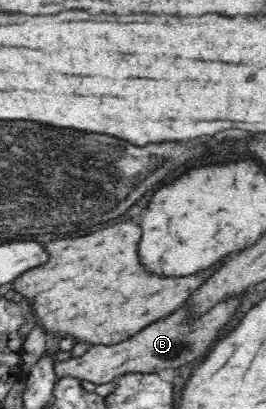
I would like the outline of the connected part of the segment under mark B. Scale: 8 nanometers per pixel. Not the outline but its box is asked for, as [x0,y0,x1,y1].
[52,295,242,386]

